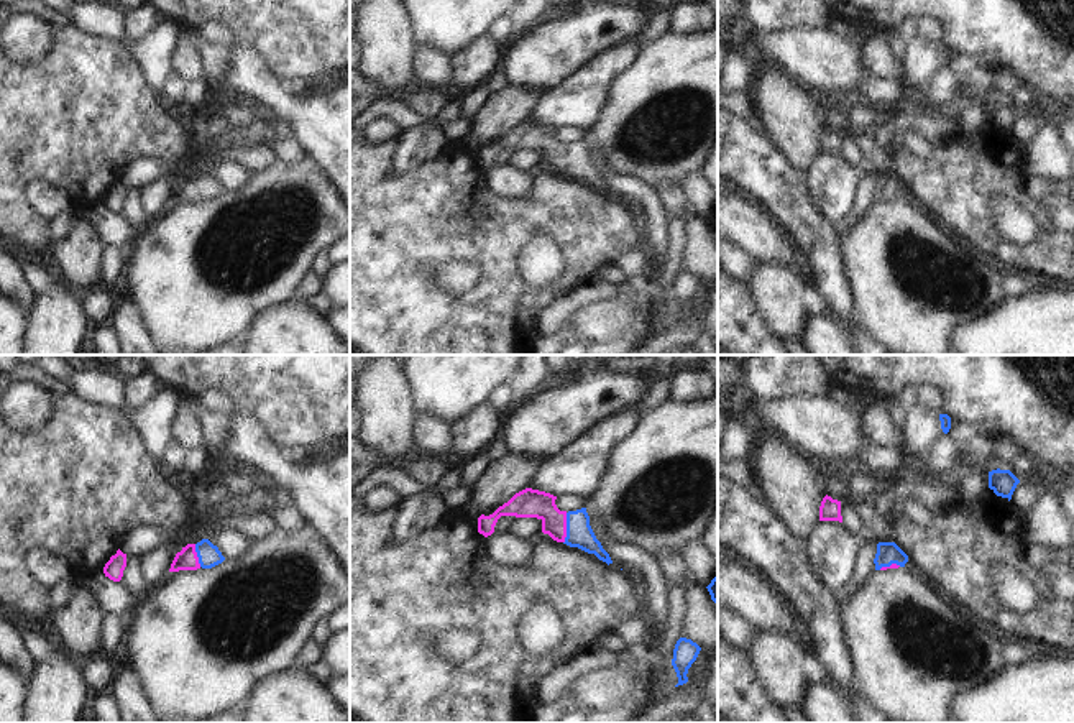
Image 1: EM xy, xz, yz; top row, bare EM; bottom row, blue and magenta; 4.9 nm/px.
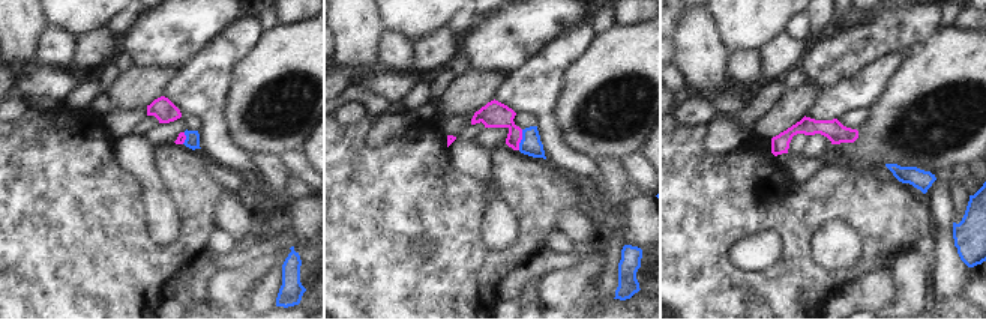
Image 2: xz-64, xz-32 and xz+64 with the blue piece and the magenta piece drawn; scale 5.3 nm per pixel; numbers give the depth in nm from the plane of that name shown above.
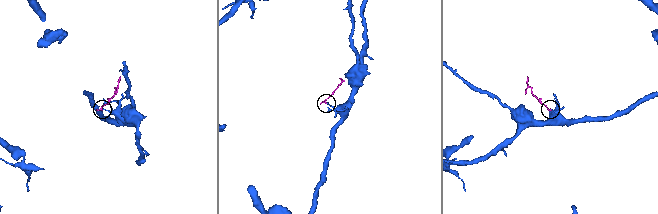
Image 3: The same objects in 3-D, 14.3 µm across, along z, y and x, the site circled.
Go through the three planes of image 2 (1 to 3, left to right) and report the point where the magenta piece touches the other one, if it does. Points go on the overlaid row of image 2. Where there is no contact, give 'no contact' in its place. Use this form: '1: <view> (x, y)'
1: xz-64 (186, 138)
2: xz-32 (521, 140)
3: no contact

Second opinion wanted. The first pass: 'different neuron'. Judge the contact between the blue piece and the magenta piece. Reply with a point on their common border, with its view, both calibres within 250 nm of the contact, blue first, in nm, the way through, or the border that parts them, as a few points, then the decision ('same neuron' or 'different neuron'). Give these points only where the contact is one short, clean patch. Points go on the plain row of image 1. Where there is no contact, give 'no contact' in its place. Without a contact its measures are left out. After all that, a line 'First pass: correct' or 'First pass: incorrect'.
contact xz (567, 160); calibres 130 and 140 nm; way xz (580, 166), (567, 160), (541, 137), (529, 135); same neuron
First pass: incorrect

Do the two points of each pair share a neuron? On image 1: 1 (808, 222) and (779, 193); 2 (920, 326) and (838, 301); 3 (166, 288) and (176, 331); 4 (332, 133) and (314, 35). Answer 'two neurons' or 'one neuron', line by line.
1: one neuron
2: two neurons
3: one neuron
4: two neurons

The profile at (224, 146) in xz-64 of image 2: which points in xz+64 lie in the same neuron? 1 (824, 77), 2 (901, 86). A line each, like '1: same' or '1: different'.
1: different
2: different

